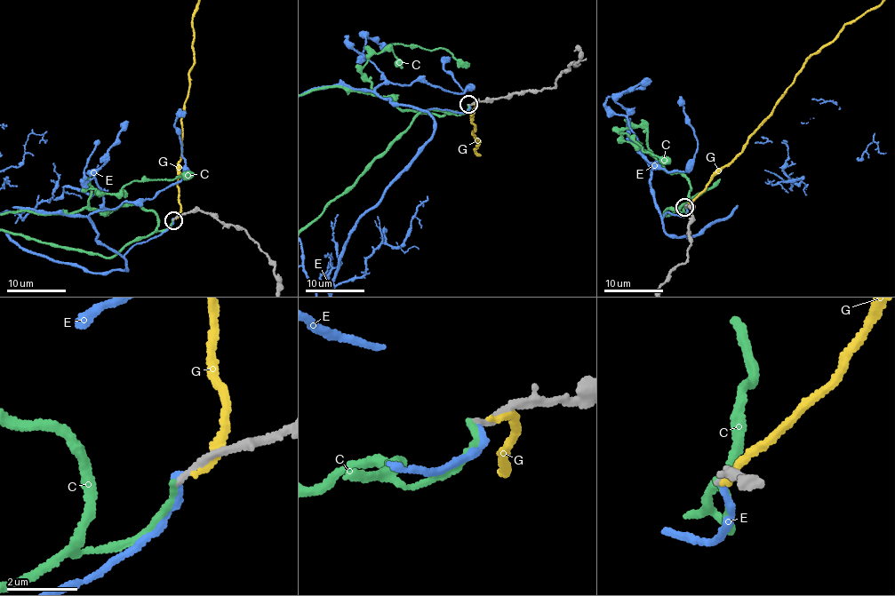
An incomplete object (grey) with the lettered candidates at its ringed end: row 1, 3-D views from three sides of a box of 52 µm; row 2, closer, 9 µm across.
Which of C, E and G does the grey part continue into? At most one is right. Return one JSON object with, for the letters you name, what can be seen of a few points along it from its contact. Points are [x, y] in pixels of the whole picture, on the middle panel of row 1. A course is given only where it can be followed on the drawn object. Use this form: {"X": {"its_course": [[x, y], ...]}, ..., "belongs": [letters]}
{"belongs": []}

